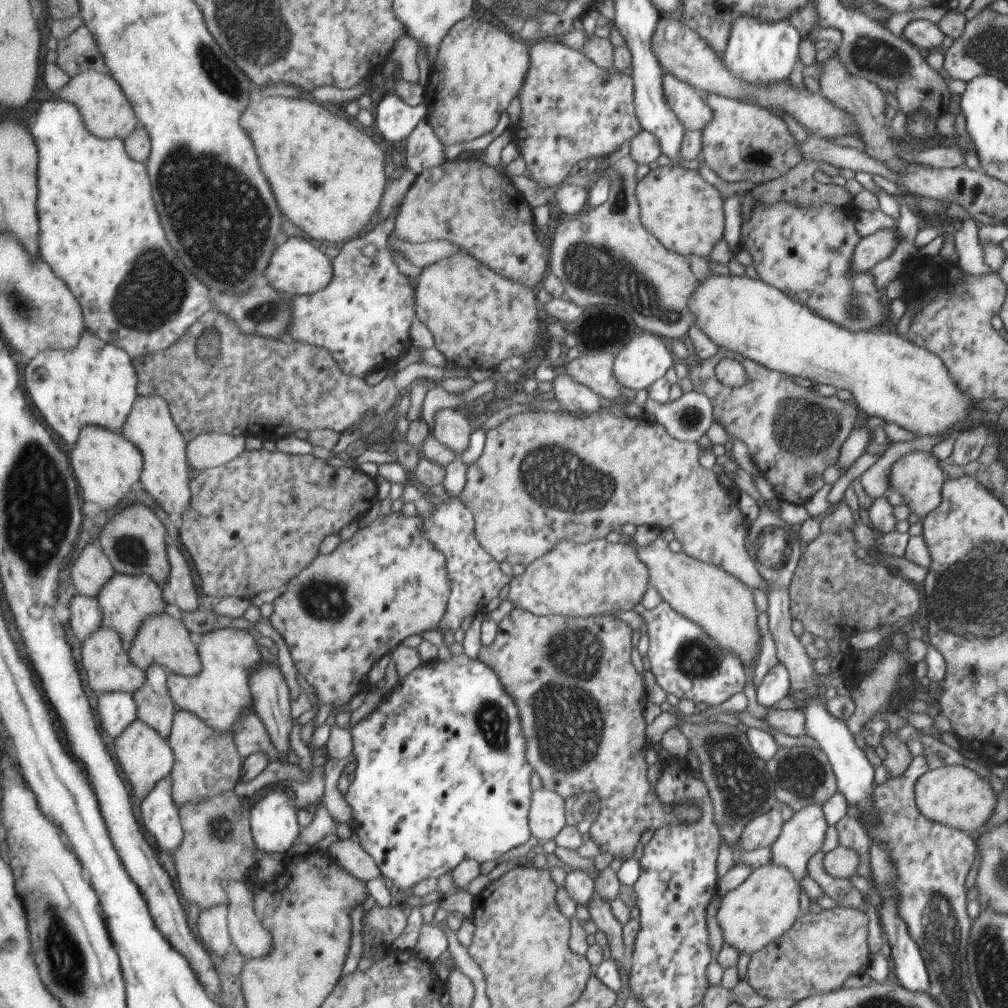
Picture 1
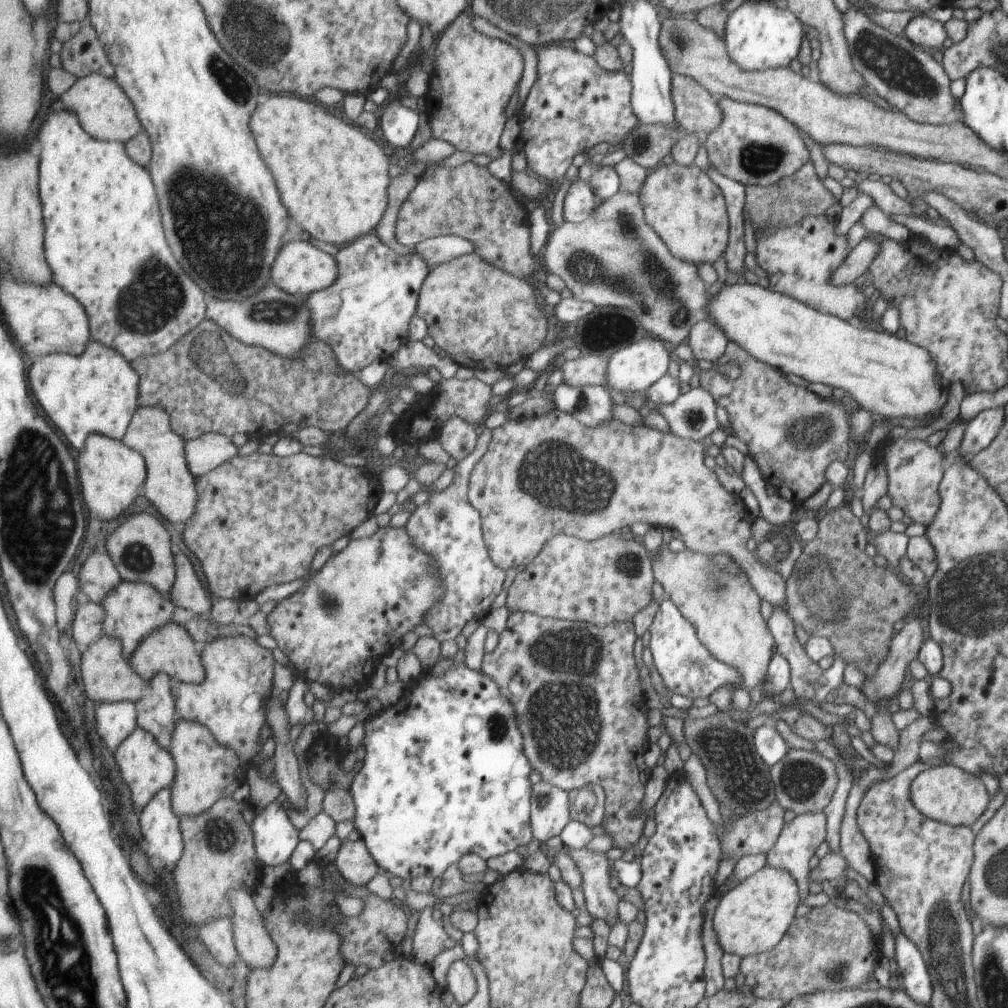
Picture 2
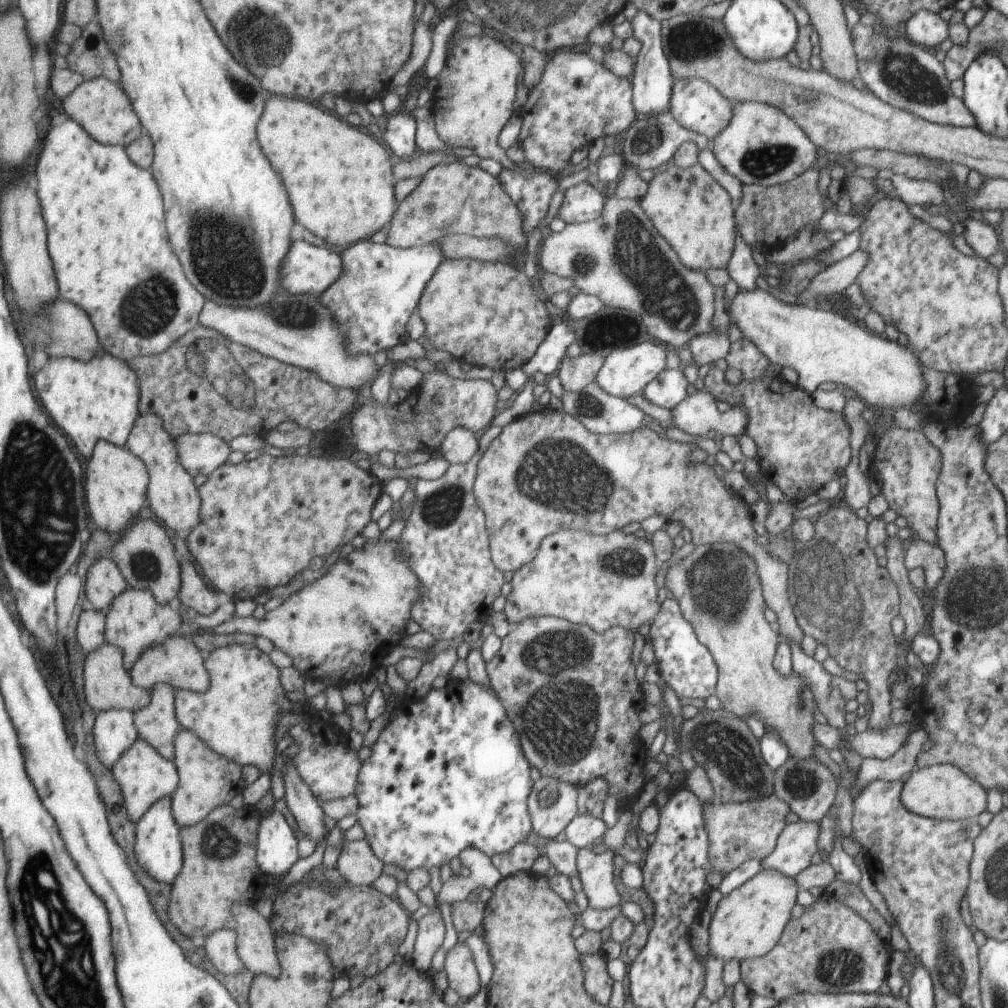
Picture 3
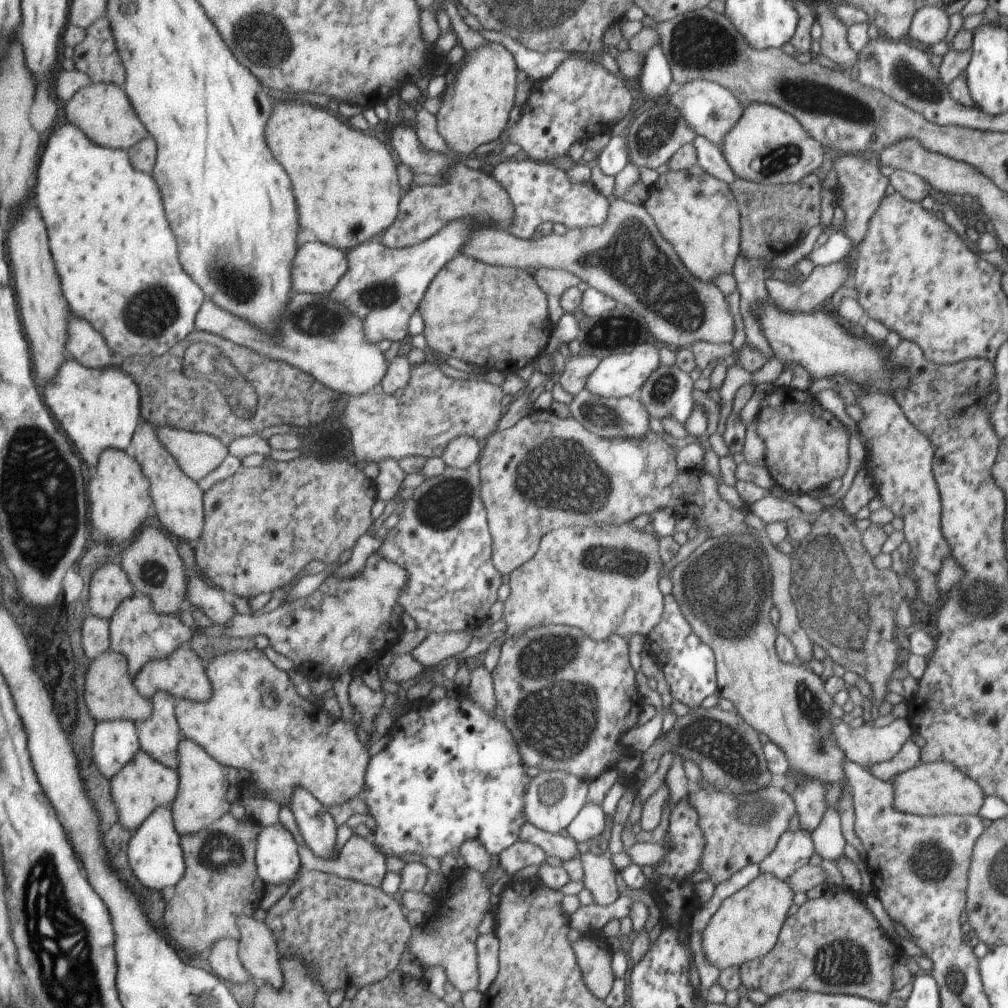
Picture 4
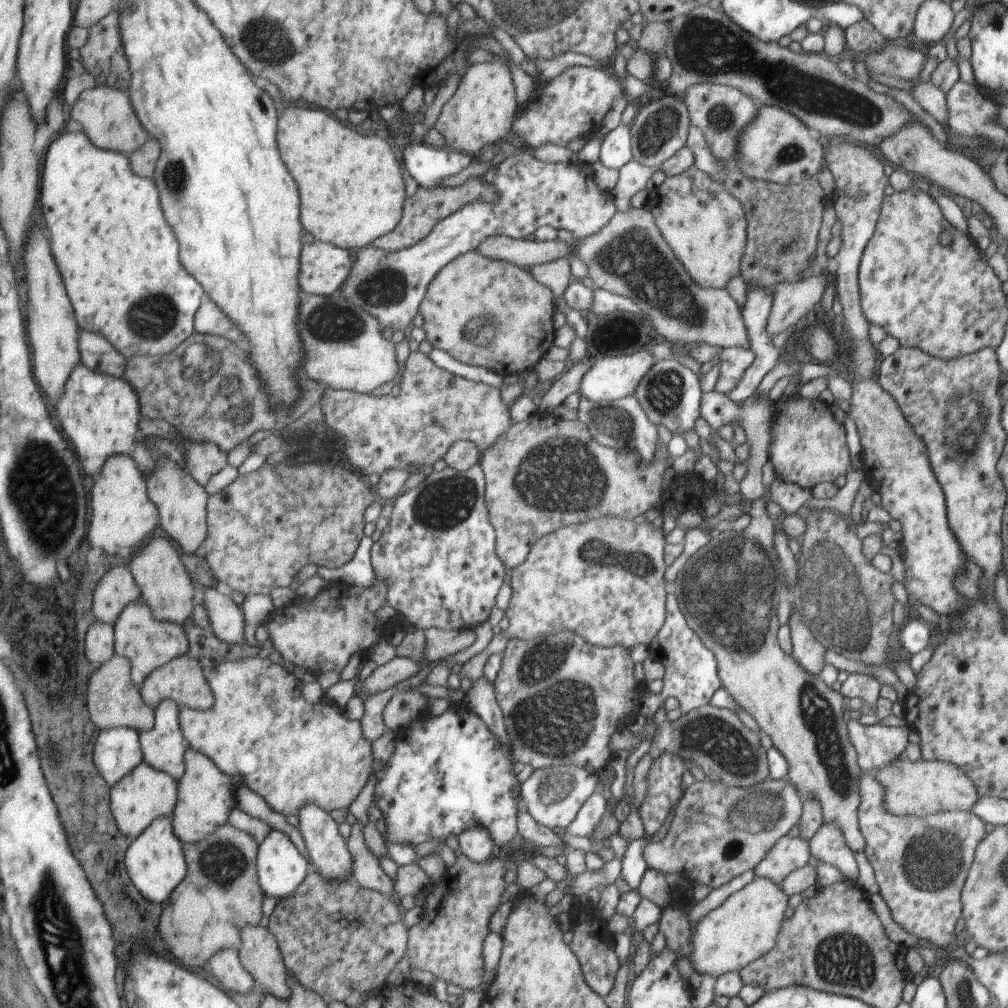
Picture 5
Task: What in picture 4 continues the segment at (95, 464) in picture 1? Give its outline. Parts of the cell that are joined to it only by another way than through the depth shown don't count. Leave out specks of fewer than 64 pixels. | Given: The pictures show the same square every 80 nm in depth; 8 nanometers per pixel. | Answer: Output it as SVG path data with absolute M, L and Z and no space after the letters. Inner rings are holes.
M108 448L101 454L99 464L91 473L89 498L95 536L107 538L111 544L132 543L143 532L141 526L149 520L149 515L155 513L149 479L140 461L129 450Z

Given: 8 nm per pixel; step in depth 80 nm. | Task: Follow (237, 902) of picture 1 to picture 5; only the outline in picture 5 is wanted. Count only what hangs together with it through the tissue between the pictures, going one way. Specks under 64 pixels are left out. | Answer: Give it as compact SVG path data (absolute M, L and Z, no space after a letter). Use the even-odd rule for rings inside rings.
M247 924L242 930L242 940L244 946L241 948L240 957L245 968L254 976L254 980L261 985L264 992L288 999L292 995L288 983L289 966L284 960L277 936L268 927Z

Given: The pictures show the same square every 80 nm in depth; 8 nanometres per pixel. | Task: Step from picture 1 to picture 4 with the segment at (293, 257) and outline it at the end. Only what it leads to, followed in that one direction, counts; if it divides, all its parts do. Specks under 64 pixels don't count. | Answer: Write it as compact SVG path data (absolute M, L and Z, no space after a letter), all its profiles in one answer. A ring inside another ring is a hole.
M323 241L307 242L297 252L297 264L293 264L293 288L309 294L330 294L348 274L348 268L345 250Z

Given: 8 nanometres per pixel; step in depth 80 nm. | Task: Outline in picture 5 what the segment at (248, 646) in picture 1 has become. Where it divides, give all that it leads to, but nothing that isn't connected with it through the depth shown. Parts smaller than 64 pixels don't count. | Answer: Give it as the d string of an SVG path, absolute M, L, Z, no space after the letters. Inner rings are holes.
M264 653L258 656L249 656L240 658L239 660L222 661L207 675L209 684L212 685L214 695L216 696L214 707L207 710L194 709L191 707L183 707L180 709L180 723L182 731L189 740L194 749L205 753L215 764L221 767L223 772L231 776L243 776L243 782L251 790L258 792L277 812L289 816L294 814L298 816L301 807L307 803L320 804L324 809L332 812L337 809L349 809L356 802L361 791L368 786L370 776L374 770L373 752L371 752L371 741L365 738L362 722L349 720L345 718L342 708L333 704L311 703L303 698L301 690L299 690L300 681L295 678L293 673L283 670L281 665L271 662Z

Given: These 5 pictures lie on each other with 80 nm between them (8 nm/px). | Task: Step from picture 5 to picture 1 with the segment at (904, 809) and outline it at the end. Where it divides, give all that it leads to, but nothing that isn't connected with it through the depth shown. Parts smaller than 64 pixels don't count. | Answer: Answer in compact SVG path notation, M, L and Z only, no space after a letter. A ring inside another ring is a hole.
M945 765L929 769L916 780L917 808L930 821L973 833L993 812L995 796L991 786L973 769L963 765Z

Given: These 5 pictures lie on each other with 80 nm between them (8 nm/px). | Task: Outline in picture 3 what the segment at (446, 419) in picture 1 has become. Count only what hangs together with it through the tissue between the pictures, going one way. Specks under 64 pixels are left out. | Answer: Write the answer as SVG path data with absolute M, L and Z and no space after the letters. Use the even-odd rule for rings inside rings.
M456 426L441 446L444 458L451 464L469 462L479 450L479 435L464 426Z

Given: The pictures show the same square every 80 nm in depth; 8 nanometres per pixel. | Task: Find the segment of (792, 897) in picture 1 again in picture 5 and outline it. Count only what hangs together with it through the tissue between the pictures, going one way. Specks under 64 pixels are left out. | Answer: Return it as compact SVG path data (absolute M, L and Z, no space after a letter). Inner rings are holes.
M754 877L740 890L729 895L720 906L700 918L691 932L691 962L698 974L711 976L738 971L759 959L775 946L779 924L787 908L784 890L767 877Z

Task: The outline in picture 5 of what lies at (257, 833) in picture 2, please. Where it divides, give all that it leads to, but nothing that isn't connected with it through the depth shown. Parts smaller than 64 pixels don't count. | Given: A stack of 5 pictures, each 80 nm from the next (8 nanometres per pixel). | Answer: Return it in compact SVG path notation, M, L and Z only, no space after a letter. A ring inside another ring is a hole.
M277 829L269 832L260 844L257 864L259 880L265 894L277 896L279 900L291 896L313 870L313 865L308 861L308 857L300 851L291 836L285 831Z

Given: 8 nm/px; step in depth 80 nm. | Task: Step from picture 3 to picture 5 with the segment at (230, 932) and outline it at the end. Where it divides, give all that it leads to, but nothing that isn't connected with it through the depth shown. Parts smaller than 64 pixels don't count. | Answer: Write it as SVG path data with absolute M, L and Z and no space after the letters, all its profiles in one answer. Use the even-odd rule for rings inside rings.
M236 948L221 949L212 956L208 966L221 986L237 993L251 992L254 976L245 968L240 952Z

